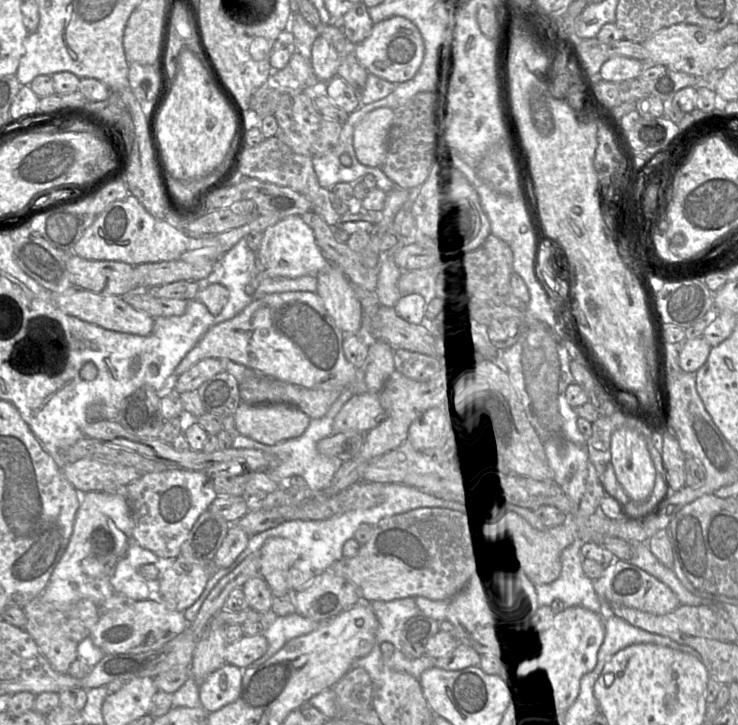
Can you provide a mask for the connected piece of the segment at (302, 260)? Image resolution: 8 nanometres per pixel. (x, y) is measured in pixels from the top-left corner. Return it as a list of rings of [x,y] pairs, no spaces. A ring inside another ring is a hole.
[[[289,216],[268,227],[263,233],[256,254],[270,276],[297,278],[317,275],[330,264],[319,249],[312,229],[302,220],[301,216]]]

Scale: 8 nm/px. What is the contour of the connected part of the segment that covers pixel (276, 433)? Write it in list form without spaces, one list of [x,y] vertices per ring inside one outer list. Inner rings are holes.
[[[241,403],[234,413],[237,433],[266,445],[301,436],[311,418],[288,404]]]

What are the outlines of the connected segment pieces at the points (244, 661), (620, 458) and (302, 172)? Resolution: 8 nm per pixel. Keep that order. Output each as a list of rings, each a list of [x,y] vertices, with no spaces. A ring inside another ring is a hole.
[[[263,634],[247,636],[228,643],[225,649],[225,661],[240,669],[245,669],[262,657],[267,651],[268,643]]]
[[[621,427],[611,436],[610,452],[615,477],[626,495],[635,503],[646,501],[655,487],[656,470],[644,436]]]
[[[273,136],[252,147],[242,145],[231,171],[242,177],[256,178],[262,182],[288,187],[299,192],[311,202],[313,212],[318,214],[329,226],[336,226],[339,223],[340,215],[331,205],[330,191],[319,185],[312,158],[312,156],[295,153],[279,137]]]

